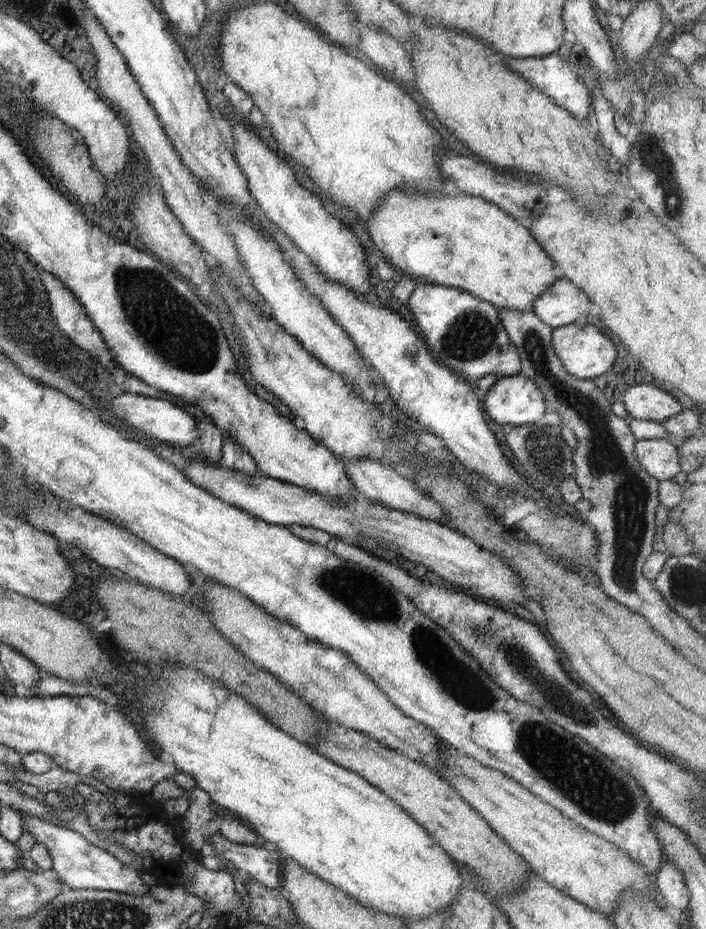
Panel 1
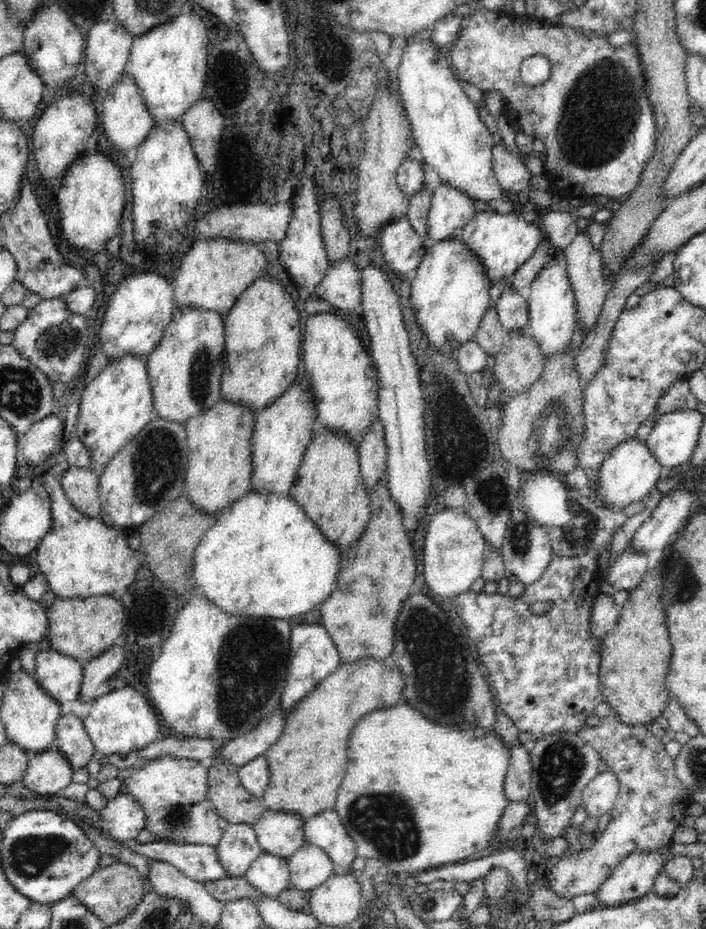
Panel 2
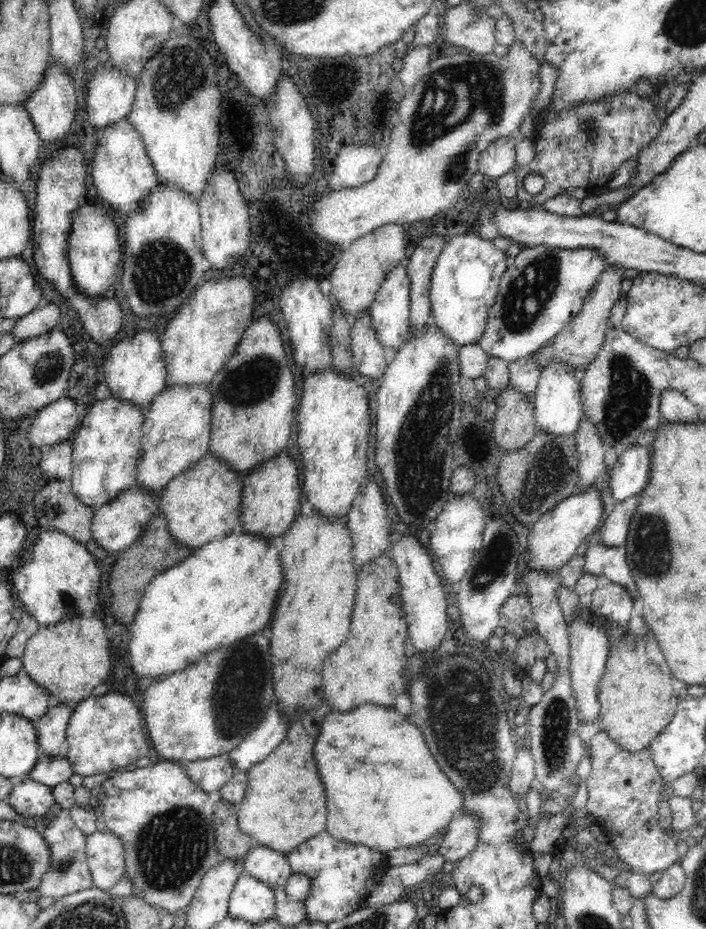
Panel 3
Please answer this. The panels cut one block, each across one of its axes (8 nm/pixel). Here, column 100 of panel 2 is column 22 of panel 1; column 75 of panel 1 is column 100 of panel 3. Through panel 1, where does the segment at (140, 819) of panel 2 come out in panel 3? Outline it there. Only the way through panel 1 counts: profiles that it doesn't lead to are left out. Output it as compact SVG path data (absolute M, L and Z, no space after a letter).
M105 829L89 834L85 845L94 886L104 891L110 890L125 876L125 852L122 839Z

